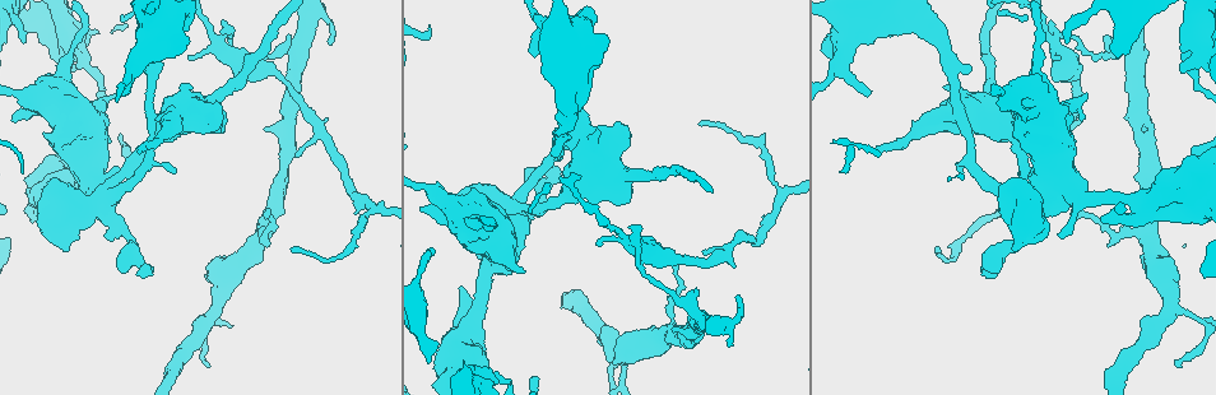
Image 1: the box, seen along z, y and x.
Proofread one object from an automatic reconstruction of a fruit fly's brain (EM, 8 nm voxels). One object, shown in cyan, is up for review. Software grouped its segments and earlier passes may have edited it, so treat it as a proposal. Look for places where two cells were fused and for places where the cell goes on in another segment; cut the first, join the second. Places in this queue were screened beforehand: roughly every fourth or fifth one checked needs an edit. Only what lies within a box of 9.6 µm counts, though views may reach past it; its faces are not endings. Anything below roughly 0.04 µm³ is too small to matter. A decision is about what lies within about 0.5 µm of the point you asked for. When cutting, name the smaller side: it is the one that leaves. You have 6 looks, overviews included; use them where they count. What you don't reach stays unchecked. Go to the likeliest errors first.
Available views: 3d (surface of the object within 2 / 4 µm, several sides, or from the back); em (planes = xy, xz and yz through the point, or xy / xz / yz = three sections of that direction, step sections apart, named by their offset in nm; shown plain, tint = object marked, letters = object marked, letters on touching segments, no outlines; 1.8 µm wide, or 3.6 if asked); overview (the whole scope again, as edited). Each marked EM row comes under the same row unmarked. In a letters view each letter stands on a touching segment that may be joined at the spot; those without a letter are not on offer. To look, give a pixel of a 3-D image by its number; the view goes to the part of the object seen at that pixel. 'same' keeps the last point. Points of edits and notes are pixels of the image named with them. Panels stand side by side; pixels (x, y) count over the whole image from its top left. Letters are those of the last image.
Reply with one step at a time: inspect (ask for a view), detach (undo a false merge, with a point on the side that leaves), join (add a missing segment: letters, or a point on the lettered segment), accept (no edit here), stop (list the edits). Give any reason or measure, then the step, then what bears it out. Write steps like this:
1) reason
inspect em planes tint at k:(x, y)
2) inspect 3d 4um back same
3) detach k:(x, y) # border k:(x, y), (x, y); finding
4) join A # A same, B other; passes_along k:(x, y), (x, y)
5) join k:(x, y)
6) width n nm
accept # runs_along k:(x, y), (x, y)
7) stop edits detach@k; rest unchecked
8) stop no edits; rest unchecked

an open end
inspect em planes letters at 1:(433, 254)

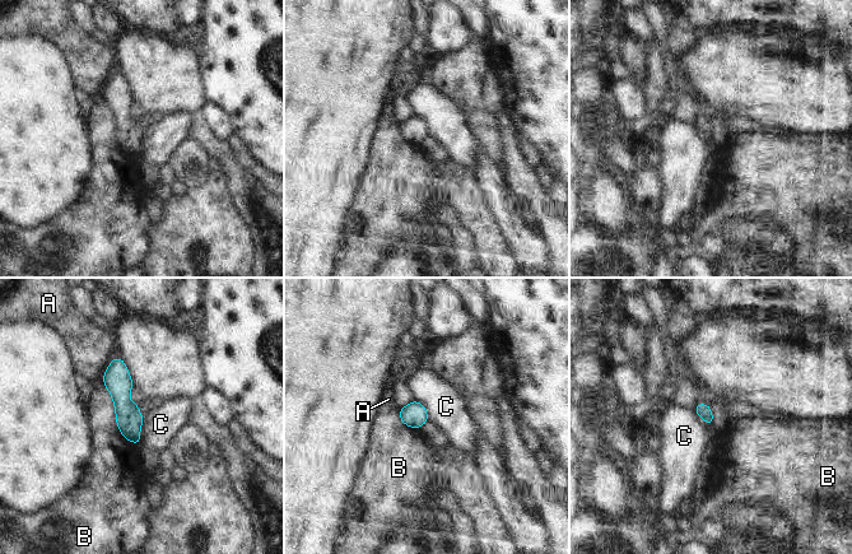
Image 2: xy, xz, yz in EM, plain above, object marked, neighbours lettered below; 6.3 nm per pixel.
accept # A other, B other, C other; border 2:(143, 415), (139, 443); none of them fits

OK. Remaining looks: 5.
narrows sharply
inspect em xy step 16 letters at 1:(1189, 48)

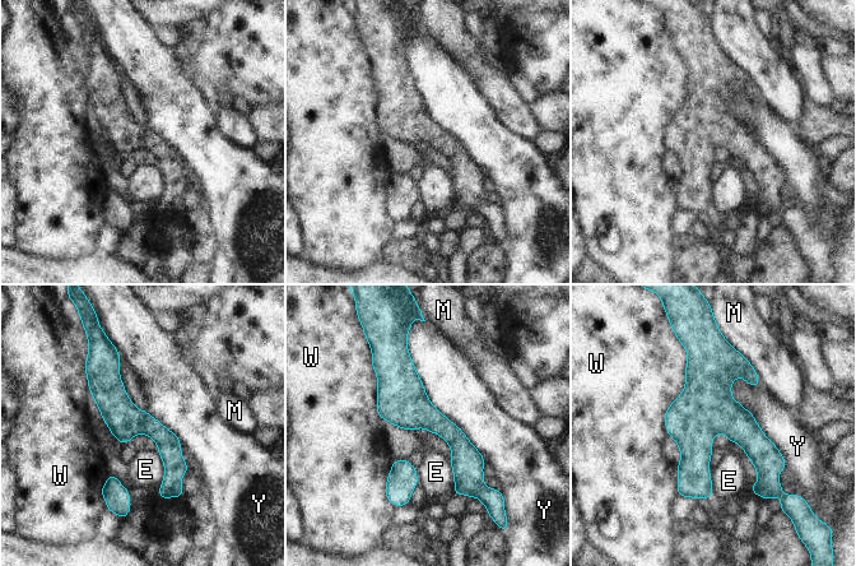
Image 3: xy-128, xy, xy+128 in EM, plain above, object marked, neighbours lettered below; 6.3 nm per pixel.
accept # E other, M other, W other, Y other; border 3:(405, 342), (428, 400), (485, 460); all the same cell

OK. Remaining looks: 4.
tapers out
inspect em planes letters at 1:(331, 42)

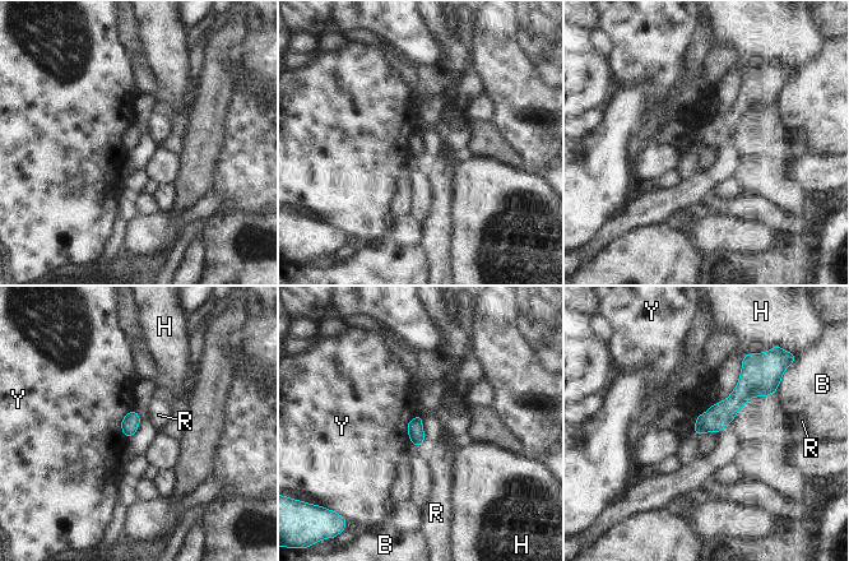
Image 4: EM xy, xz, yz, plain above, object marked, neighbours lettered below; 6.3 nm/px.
accept # B other, H other, R other, Y other; runs_along 4:(746, 364), (746, 389), (697, 430); no lettered segment goes on from it

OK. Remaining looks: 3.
stop no edits; rest unchecked

